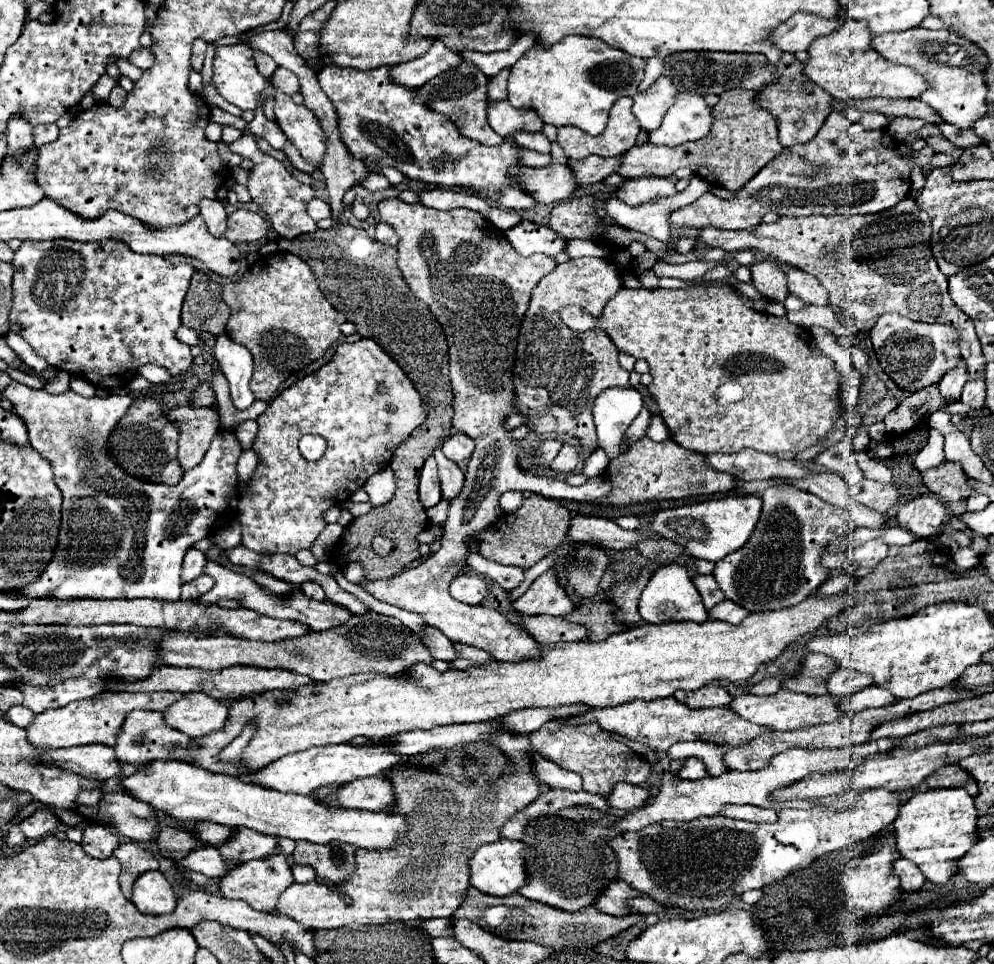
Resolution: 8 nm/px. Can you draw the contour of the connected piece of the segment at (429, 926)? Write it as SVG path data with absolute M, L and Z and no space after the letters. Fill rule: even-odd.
M432 918L432 920L418 920L418 926L424 930L428 930L430 936L452 936L452 930L448 930L450 922L446 922L446 918ZM444 930L448 930L448 934L444 934Z

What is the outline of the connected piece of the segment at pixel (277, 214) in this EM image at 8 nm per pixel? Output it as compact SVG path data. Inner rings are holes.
M242 135L229 147L236 154L254 160L254 168L250 170L250 182L246 186L248 186L248 190L252 194L252 200L268 214L268 220L272 222L272 226L276 228L276 232L280 236L296 238L300 234L306 234L306 232L312 232L312 230L318 228L316 222L306 212L306 204L316 196L314 188L310 188L306 184L300 184L296 178L292 178L282 162L278 162L276 158L264 154L257 147L252 135Z

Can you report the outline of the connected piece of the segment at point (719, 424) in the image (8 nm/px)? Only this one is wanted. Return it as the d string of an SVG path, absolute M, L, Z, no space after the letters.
M688 286L688 288L680 288L680 290L664 290L664 288L630 290L630 288L620 288L618 294L612 296L608 300L608 304L604 306L602 316L592 318L590 324L594 328L604 330L610 336L610 340L616 344L618 352L624 352L624 354L630 354L634 358L642 358L642 360L648 362L650 374L654 378L652 384L648 386L648 392L660 408L660 416L670 430L670 438L676 444L684 446L686 450L692 450L692 452L698 452L698 454L712 454L712 452L734 454L734 452L740 452L744 448L754 448L754 450L766 452L766 454L782 454L782 452L798 454L798 452L814 446L820 438L824 438L834 428L836 420L842 416L842 412L840 412L842 410L840 372L836 370L836 364L830 358L820 354L812 334L808 330L792 324L786 316L776 318L776 316L752 312L750 308L744 306L744 302L728 286Z

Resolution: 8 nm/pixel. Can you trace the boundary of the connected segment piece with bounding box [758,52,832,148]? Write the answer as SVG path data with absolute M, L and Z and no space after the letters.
M788 52L782 54L780 62L776 64L776 74L778 78L772 86L758 90L758 96L762 100L760 104L772 110L772 114L776 114L778 130L780 130L780 144L784 148L794 146L794 144L806 144L816 136L826 116L832 112L832 106L830 106L832 96L824 92L820 86L814 86L814 82L804 74L802 62L798 62L794 54L788 54Z

